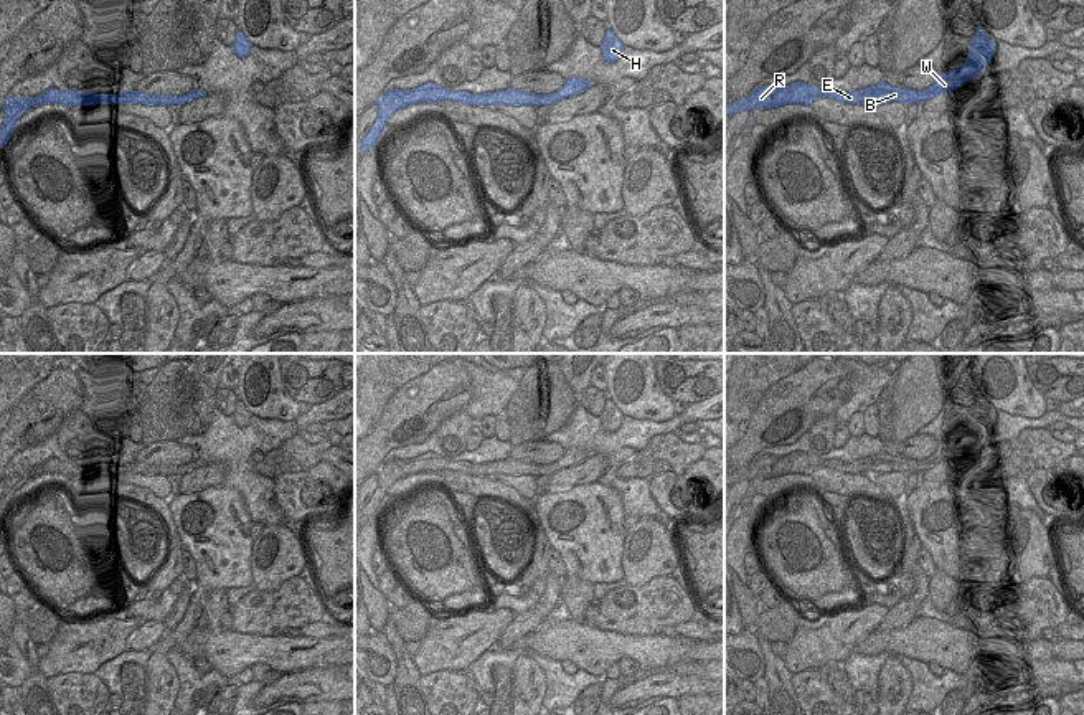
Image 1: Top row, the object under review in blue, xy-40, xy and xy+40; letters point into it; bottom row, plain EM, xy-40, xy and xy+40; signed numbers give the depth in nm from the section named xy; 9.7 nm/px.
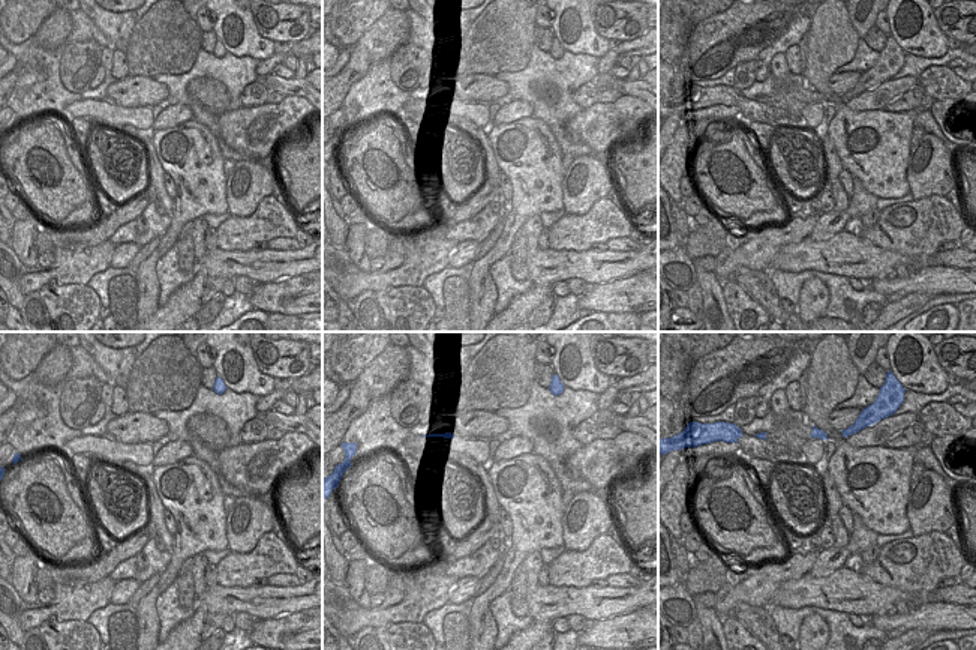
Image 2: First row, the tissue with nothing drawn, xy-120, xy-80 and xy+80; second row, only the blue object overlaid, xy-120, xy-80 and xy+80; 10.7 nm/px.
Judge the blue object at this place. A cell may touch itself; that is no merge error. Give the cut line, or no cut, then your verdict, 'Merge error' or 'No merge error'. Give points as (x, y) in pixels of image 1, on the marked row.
Split along xy+40 (794, 83), (781, 88), (772, 96), (769, 108). Merge error.

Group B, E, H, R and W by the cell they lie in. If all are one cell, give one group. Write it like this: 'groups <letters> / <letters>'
groups B E H W / R

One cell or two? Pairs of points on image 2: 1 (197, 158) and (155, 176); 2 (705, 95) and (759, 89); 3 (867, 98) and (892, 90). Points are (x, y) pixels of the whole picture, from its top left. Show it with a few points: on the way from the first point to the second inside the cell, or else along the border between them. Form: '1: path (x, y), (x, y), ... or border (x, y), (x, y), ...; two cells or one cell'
1: border (152, 138), (156, 158), (165, 171); two cells
2: border (741, 93), (753, 101); two cells
3: path (873, 98), (886, 92); one cell

